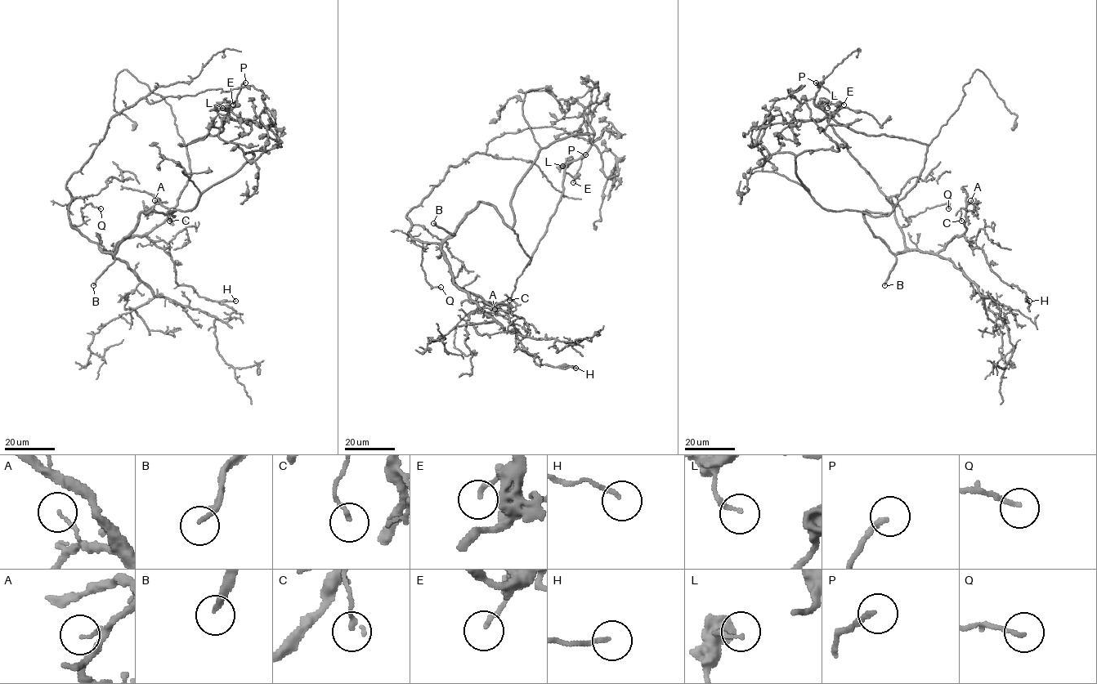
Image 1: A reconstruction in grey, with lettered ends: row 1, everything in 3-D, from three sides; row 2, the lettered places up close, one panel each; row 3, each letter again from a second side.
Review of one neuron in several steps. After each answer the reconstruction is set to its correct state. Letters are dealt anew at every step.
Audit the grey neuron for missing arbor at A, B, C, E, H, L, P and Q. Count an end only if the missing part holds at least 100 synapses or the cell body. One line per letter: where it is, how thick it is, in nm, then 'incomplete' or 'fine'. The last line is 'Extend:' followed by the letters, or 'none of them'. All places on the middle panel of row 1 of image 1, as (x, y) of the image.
A: place (494, 309); calibre 120 nm; fine
B: place (433, 223); calibre 160 nm; incomplete
C: place (509, 300); calibre 100 nm; fine
E: place (573, 182); calibre 150 nm; fine
H: place (575, 368); calibre 140 nm; fine
L: place (562, 166); calibre 140 nm; fine
P: place (585, 154); calibre 190 nm; fine
Q: place (441, 287); calibre 150 nm; fine
Extend: B

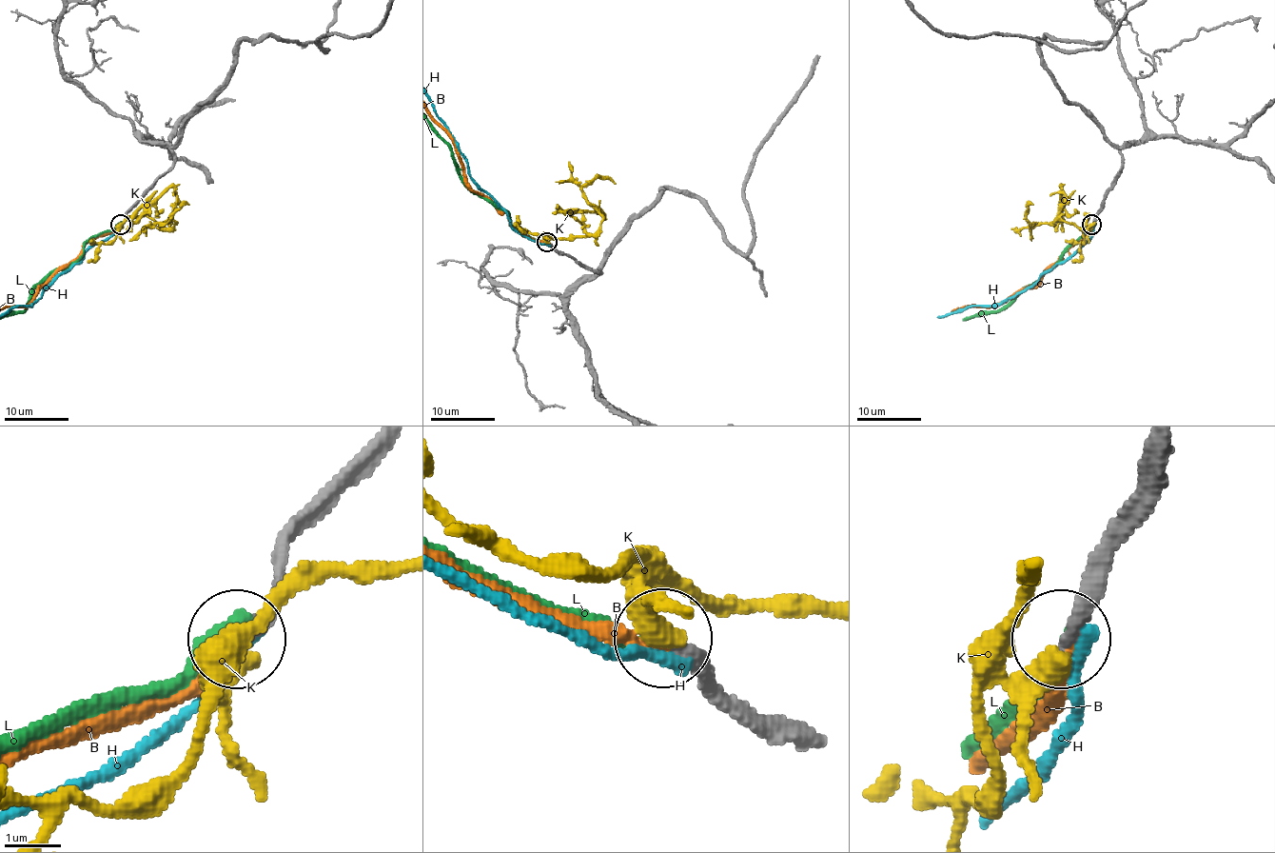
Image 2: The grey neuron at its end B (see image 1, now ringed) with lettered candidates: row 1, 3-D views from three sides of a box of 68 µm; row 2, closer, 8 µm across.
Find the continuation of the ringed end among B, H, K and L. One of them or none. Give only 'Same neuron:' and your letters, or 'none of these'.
Same neuron: B

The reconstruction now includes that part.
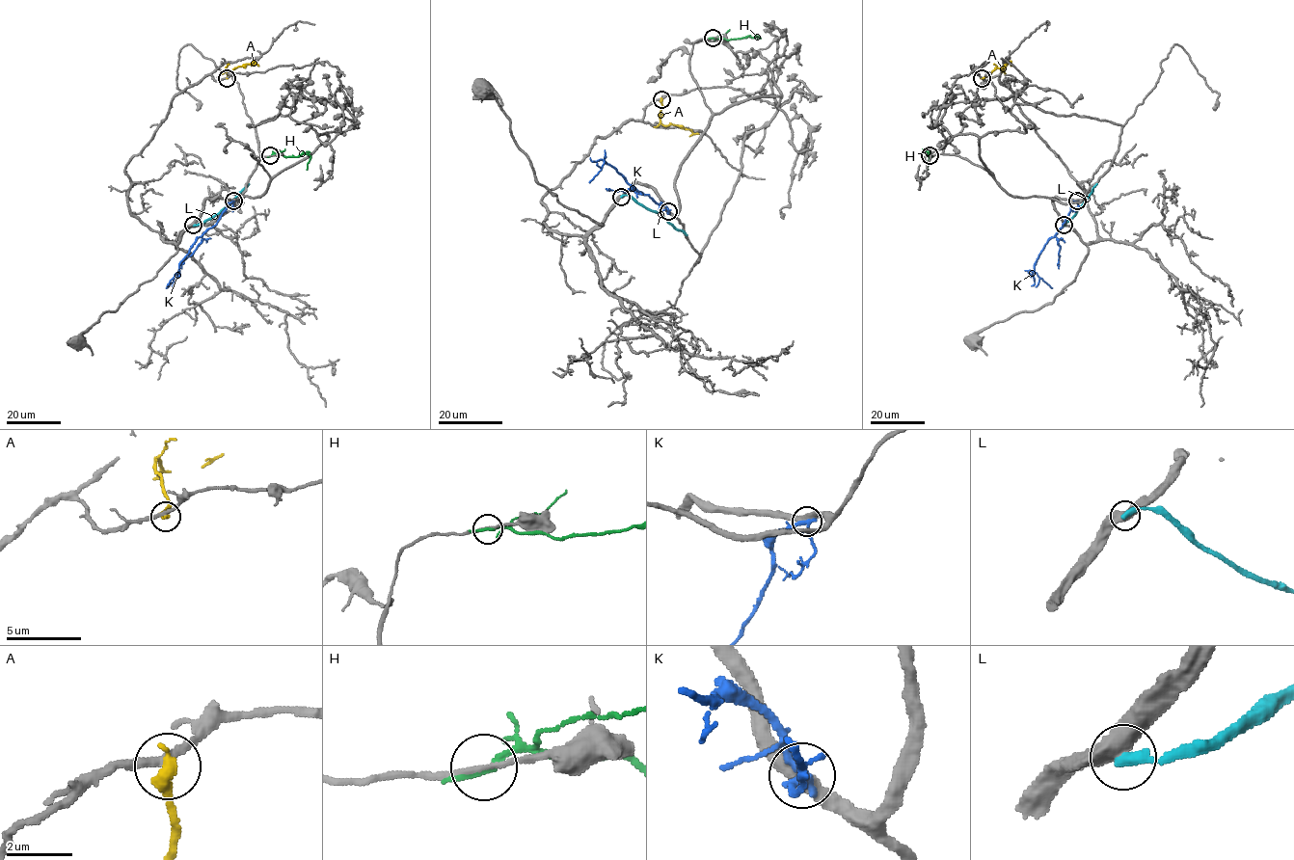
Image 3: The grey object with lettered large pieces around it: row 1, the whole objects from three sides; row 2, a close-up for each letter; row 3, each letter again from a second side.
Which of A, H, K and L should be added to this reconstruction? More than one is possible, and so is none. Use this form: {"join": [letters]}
{"join": []}

